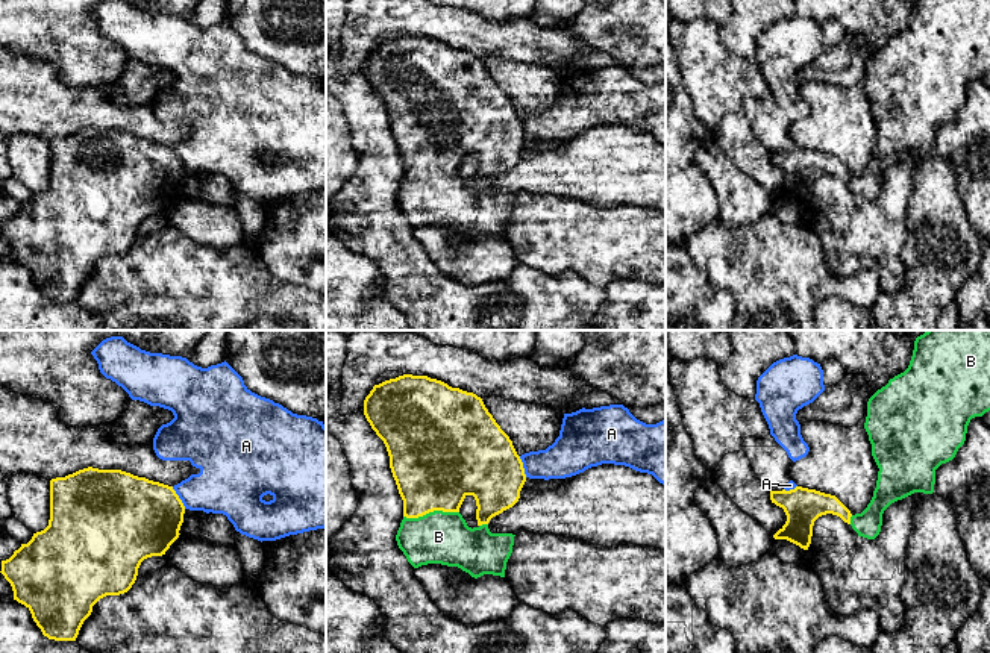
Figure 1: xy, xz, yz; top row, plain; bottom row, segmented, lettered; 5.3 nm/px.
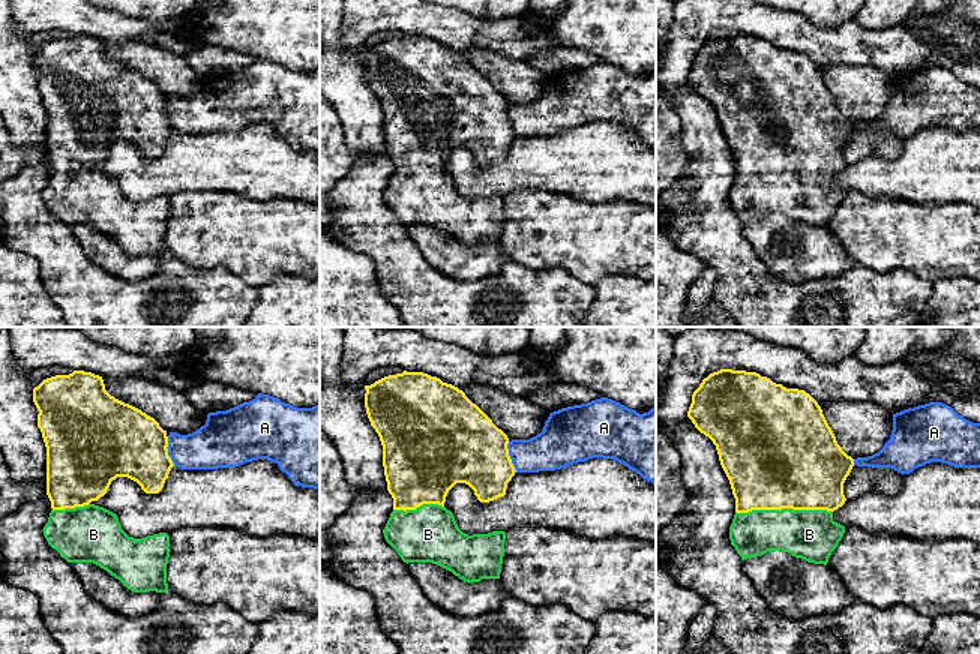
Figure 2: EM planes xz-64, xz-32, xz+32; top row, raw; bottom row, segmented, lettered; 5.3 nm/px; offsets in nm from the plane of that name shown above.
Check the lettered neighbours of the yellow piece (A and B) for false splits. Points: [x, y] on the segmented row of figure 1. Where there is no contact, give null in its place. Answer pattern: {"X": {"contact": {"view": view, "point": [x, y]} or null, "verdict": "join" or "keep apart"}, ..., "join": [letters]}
{"A": {"contact": {"view": "xy", "point": [178, 497]}, "verdict": "keep apart"}, "B": {"contact": {"view": "xz", "point": [431, 511]}, "verdict": "join"}, "join": ["B"]}

